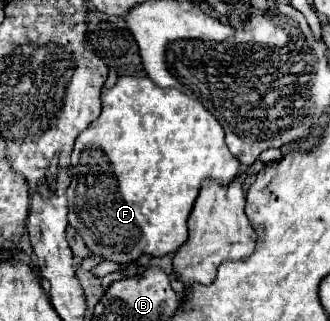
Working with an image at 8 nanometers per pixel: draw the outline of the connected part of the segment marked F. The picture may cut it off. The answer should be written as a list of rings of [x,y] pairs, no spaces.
[[[120,76],[118,82],[112,88],[102,90],[102,114],[74,142],[74,152],[72,152],[72,182],[70,182],[68,192],[66,192],[66,196],[68,196],[68,208],[70,208],[68,220],[80,232],[80,236],[84,238],[88,250],[94,252],[94,254],[100,254],[104,260],[112,260],[112,262],[120,262],[120,264],[130,264],[142,252],[146,252],[150,256],[174,254],[188,240],[188,216],[192,212],[192,206],[194,206],[196,198],[198,198],[202,180],[204,178],[214,178],[214,180],[218,180],[222,184],[228,184],[230,180],[234,180],[238,176],[240,170],[242,170],[240,162],[226,148],[224,130],[222,130],[220,122],[210,112],[206,112],[206,108],[196,98],[186,96],[184,92],[180,92],[176,88],[160,88],[148,76]]]

